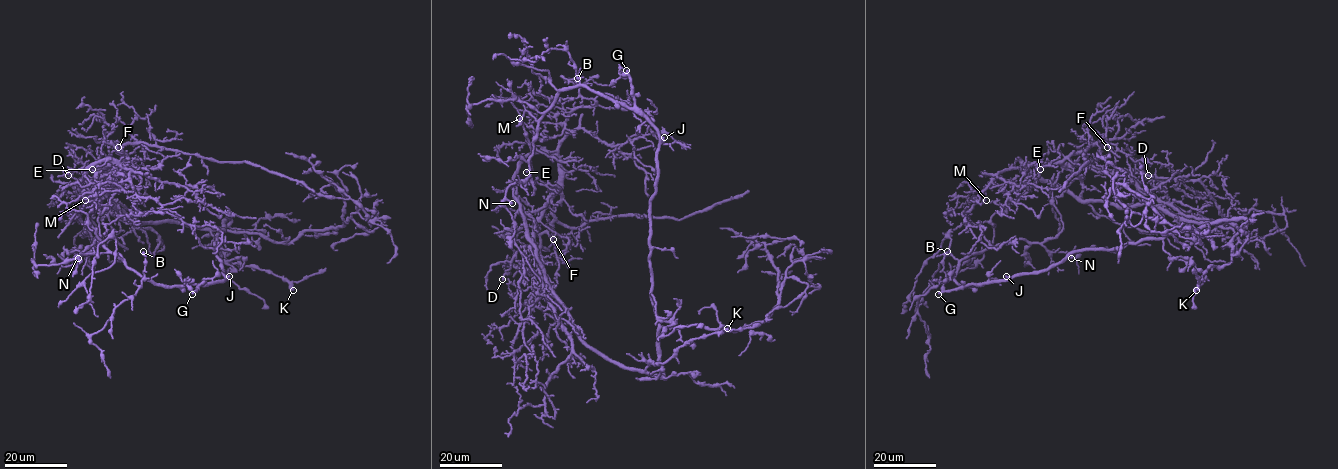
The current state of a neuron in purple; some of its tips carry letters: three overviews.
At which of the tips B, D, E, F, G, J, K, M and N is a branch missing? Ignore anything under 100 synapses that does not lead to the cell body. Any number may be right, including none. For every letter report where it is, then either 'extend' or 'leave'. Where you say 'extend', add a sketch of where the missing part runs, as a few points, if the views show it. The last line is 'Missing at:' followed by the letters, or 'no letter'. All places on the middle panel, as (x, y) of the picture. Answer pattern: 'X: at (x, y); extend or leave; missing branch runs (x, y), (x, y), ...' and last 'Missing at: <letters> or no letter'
B: at (577, 78); leave
D: at (502, 279); leave
E: at (526, 172); leave
F: at (553, 239); leave
G: at (626, 70); extend; missing branch runs (626, 70), (624, 53), (642, 45), (643, 105), (615, 153), (583, 151), (548, 99), (528, 106), (529, 133)
J: at (664, 137); leave
K: at (727, 328); leave
M: at (519, 118); leave
N: at (512, 203); leave
Missing at: G

